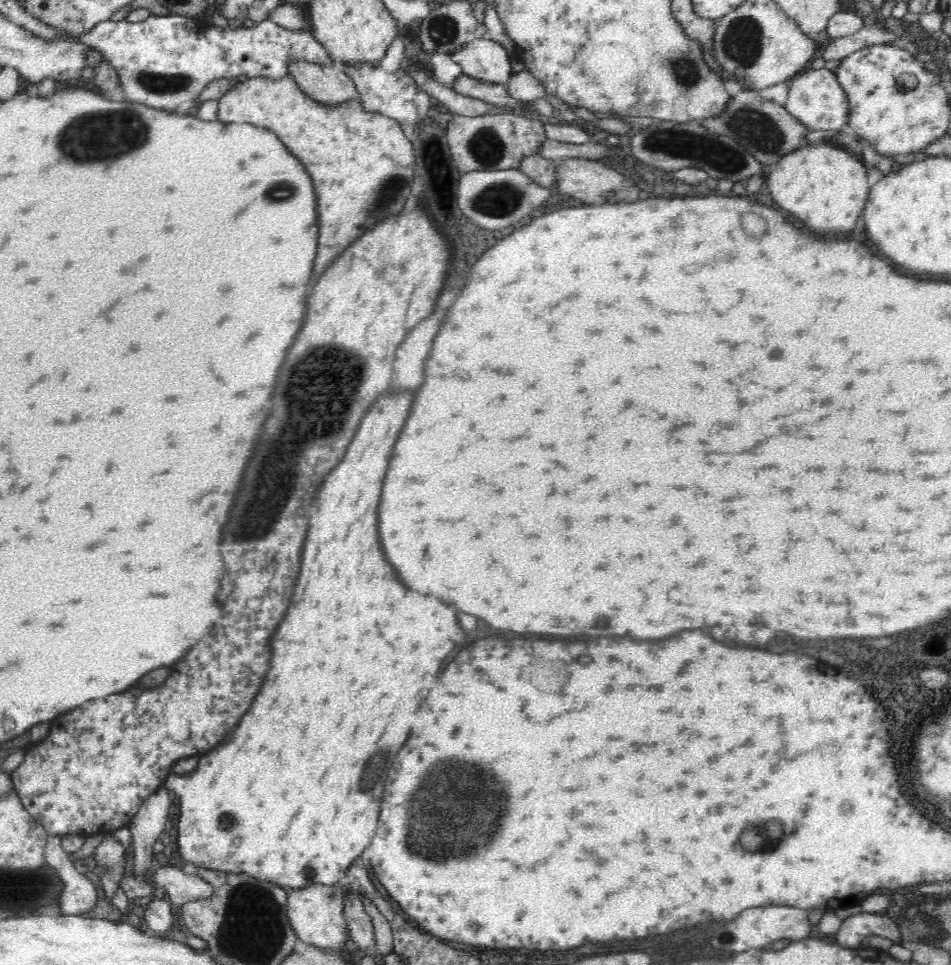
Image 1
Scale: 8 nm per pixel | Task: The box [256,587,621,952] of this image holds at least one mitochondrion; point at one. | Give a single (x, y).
(454, 806)

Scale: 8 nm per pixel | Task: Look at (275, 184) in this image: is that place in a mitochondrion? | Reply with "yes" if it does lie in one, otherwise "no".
yes

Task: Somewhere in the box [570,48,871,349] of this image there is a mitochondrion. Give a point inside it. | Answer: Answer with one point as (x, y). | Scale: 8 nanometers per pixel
(719, 154)

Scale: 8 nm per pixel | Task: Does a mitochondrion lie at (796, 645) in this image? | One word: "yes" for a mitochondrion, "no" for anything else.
no

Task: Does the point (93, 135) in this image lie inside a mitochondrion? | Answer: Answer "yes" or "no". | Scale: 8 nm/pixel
yes

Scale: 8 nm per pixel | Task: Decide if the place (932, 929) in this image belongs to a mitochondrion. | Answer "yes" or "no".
yes

